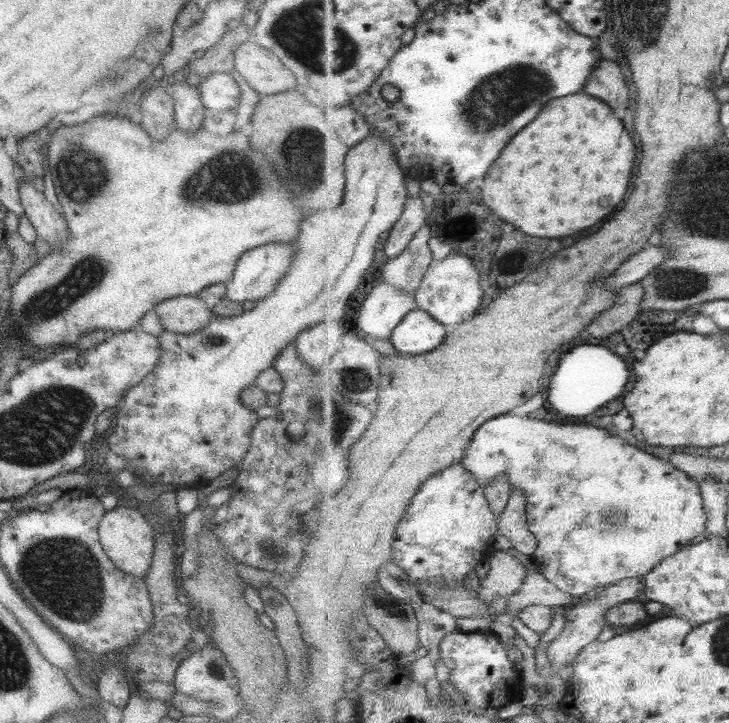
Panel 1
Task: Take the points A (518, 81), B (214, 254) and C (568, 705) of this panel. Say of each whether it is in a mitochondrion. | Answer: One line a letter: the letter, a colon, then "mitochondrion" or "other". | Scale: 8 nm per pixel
A: mitochondrion
B: other
C: other

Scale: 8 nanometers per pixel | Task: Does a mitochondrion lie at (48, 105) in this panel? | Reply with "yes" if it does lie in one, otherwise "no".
no

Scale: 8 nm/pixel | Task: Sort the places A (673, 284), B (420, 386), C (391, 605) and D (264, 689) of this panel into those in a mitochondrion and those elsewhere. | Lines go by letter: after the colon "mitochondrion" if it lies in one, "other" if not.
A: mitochondrion
B: other
C: other
D: other

